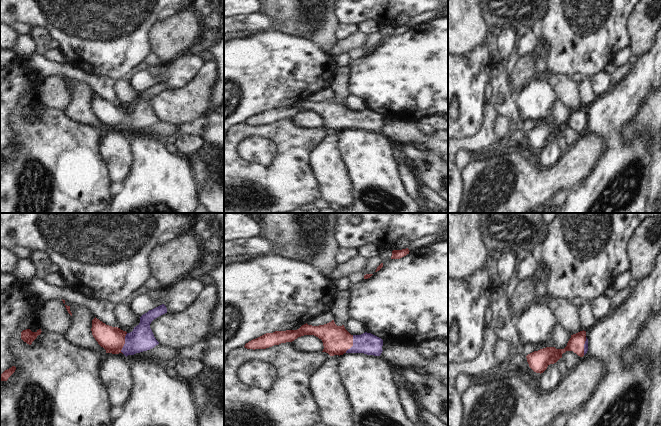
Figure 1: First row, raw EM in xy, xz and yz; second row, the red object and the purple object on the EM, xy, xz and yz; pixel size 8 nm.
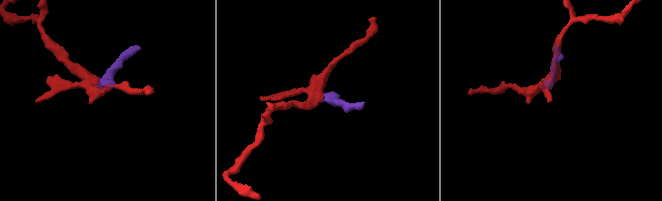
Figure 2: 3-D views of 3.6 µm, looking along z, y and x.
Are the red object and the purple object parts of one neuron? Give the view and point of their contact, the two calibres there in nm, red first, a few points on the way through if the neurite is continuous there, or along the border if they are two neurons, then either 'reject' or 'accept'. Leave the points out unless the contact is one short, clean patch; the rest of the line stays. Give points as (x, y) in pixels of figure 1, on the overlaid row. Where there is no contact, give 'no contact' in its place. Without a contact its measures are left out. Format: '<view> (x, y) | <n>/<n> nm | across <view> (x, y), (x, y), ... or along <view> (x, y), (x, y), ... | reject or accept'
xy (124, 343) | 200/190 nm | across xy (112, 339), (124, 343), (132, 343), (141, 339) | accept

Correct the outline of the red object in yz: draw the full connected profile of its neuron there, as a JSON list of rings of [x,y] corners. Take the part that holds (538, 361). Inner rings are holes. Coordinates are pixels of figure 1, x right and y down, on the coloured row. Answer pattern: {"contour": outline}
{"contour": [[[580,331],[571,335],[567,346],[564,349],[546,347],[534,351],[526,356],[529,367],[536,373],[543,373],[550,364],[556,363],[566,351],[573,351],[578,356],[583,357],[588,351],[588,339],[586,331]]]}

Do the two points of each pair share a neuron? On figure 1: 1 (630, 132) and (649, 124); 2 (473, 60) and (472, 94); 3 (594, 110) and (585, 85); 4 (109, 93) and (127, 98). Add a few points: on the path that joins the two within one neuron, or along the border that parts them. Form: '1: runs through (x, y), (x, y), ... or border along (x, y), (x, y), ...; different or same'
1: runs through (635, 129), (644, 125); same
2: runs through (473, 68), (472, 86); same
3: border along (596, 96), (586, 107); different
4: border along (115, 79), (113, 89), (117, 102); different

